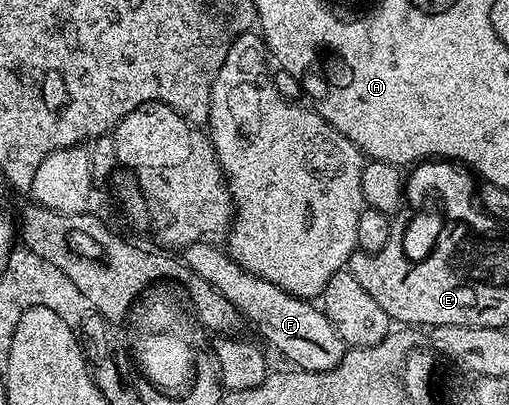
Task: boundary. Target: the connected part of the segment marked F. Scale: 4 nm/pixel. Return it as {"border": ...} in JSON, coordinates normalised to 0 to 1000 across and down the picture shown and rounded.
{"border":[[[415,595],[385,598],[379,607],[363,607],[358,617],[358,644],[397,691],[405,691],[481,788],[503,802],[503,815],[552,874],[568,884],[576,906],[609,919],[640,919],[656,914],[676,886],[680,852],[672,830],[656,810],[627,753],[603,736],[582,736],[570,721],[546,711],[534,696],[485,677],[473,657],[456,644],[438,615],[415,607]]]}

